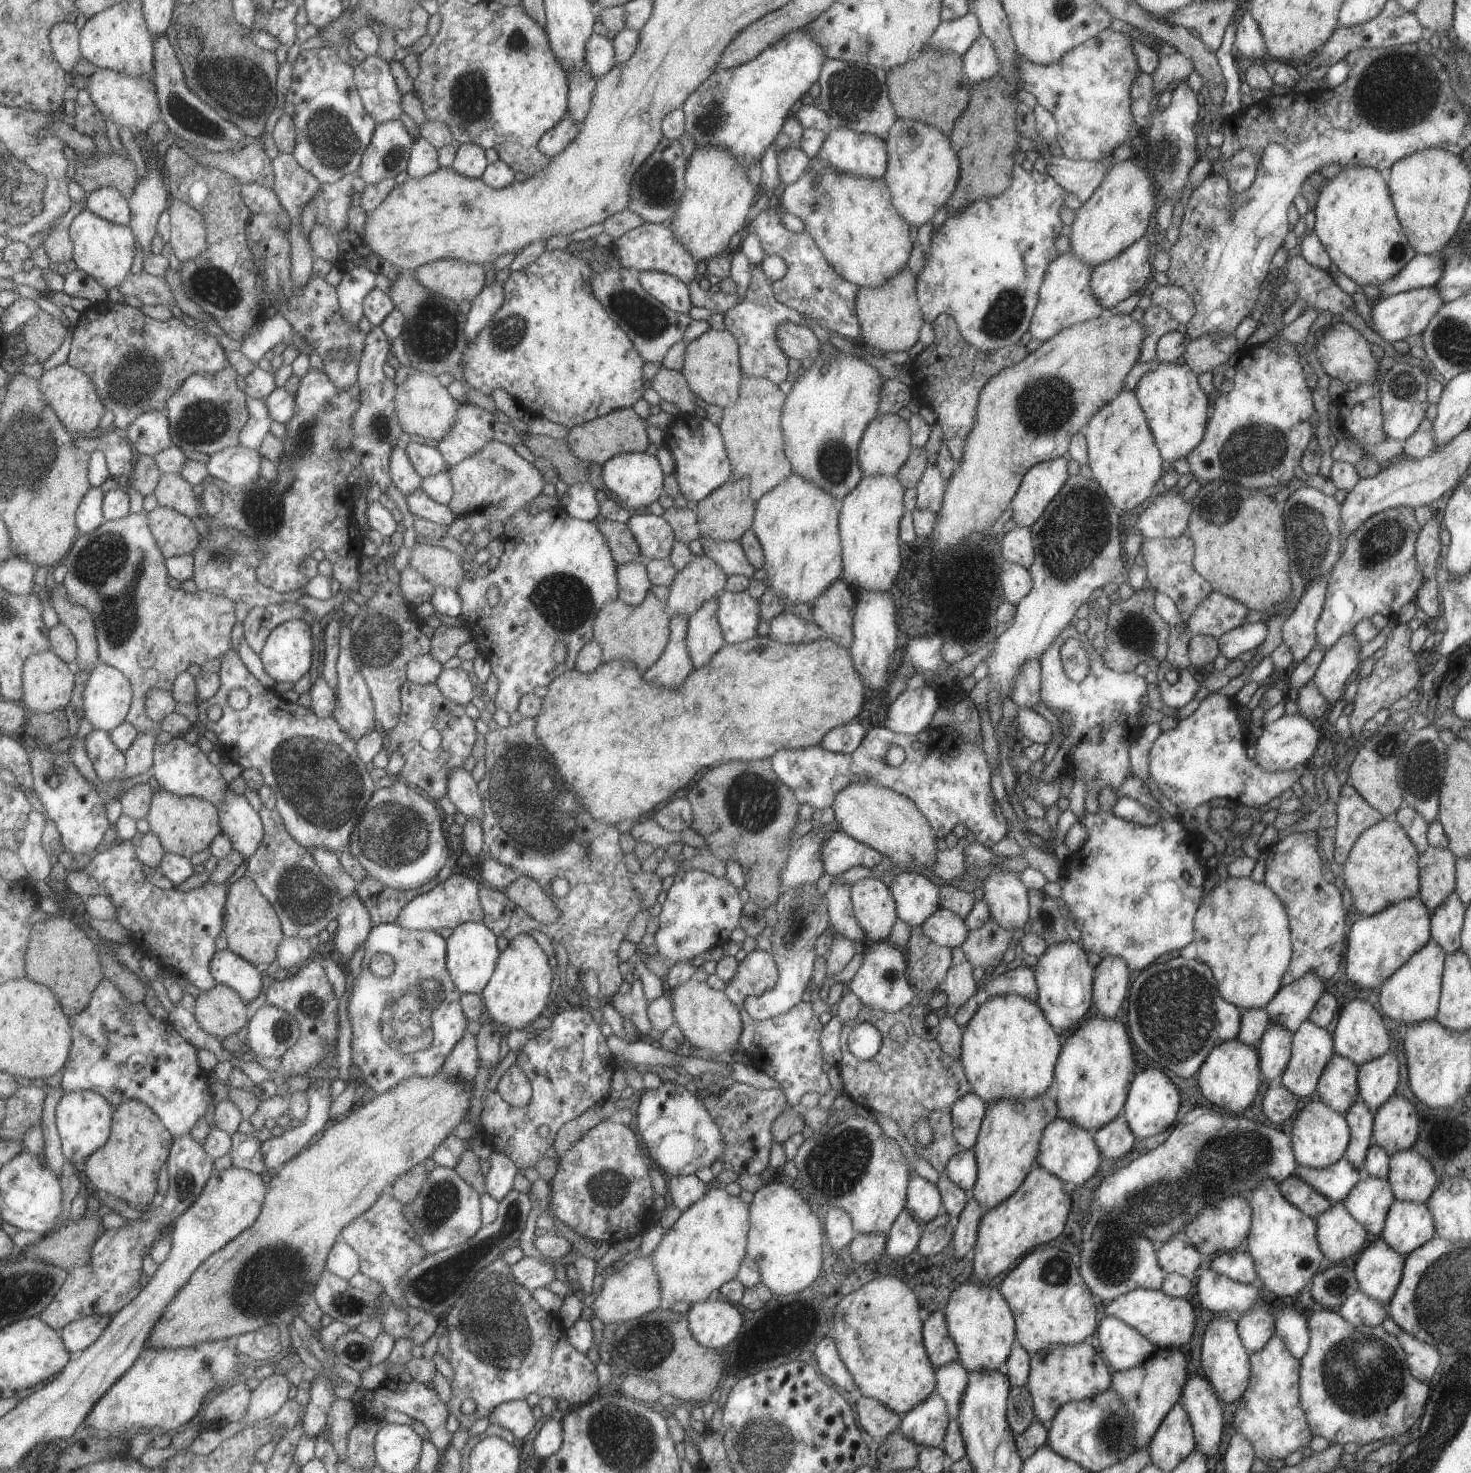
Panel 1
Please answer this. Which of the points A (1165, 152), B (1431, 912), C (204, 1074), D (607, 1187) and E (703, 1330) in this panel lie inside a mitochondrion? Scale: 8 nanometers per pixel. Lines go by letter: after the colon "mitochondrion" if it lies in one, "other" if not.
A: mitochondrion
B: other
C: other
D: mitochondrion
E: other

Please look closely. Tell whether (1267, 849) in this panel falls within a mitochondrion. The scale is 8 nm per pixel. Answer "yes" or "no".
no

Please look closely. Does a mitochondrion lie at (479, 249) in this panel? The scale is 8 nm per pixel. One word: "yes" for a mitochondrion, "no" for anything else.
no

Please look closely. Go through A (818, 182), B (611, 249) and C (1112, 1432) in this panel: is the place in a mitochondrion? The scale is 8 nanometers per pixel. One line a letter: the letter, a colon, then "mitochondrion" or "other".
A: mitochondrion
B: other
C: mitochondrion

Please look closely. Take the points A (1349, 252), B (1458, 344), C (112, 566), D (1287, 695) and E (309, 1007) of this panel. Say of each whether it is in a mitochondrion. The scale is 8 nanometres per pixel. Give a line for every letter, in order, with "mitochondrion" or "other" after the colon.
A: other
B: mitochondrion
C: mitochondrion
D: other
E: mitochondrion

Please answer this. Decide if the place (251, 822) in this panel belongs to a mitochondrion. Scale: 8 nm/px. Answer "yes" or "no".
no

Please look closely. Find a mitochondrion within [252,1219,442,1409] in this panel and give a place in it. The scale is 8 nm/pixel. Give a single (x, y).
(344, 1303)

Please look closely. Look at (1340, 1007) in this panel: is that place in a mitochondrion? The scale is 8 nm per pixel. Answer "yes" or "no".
no

